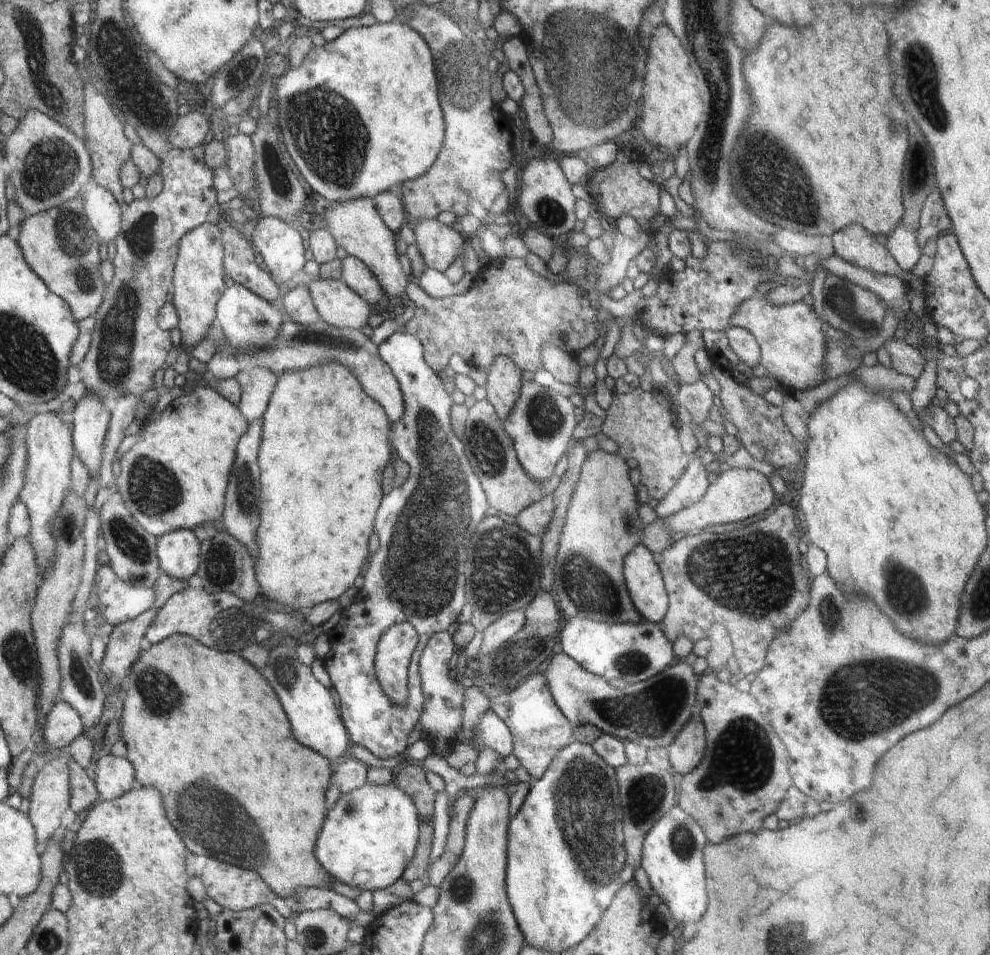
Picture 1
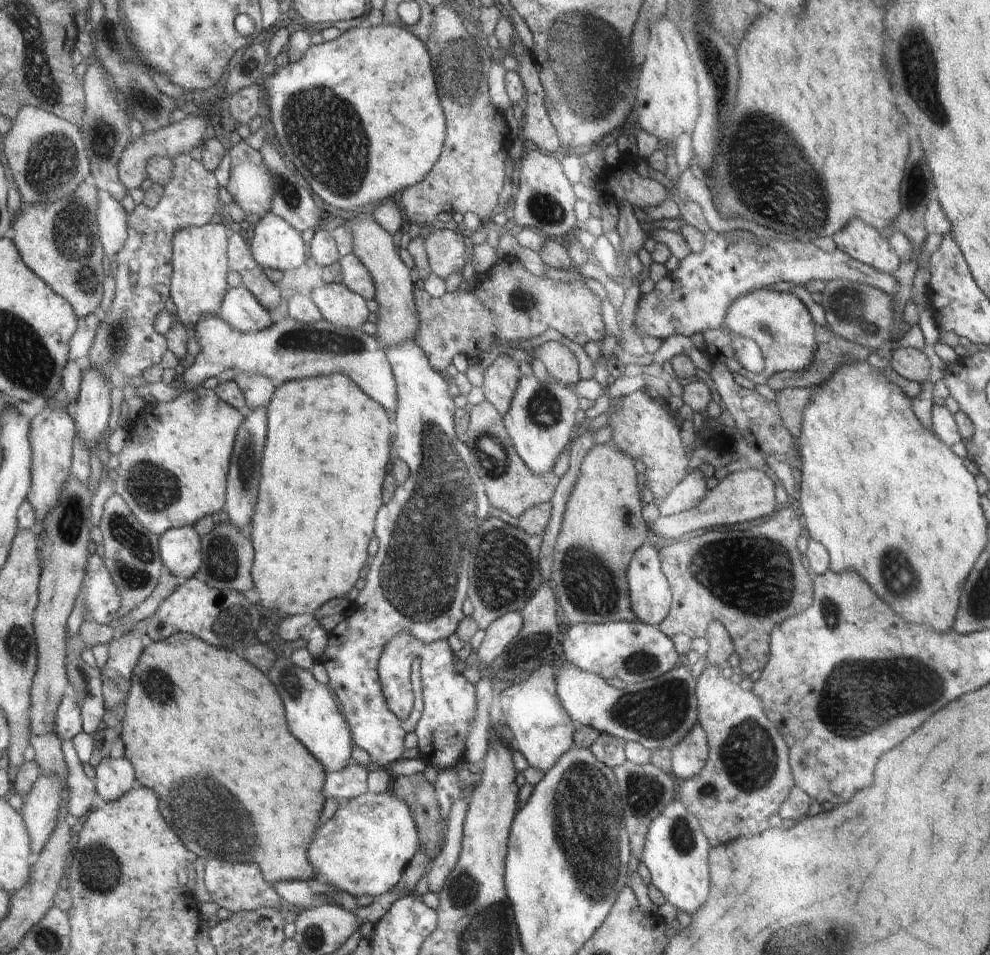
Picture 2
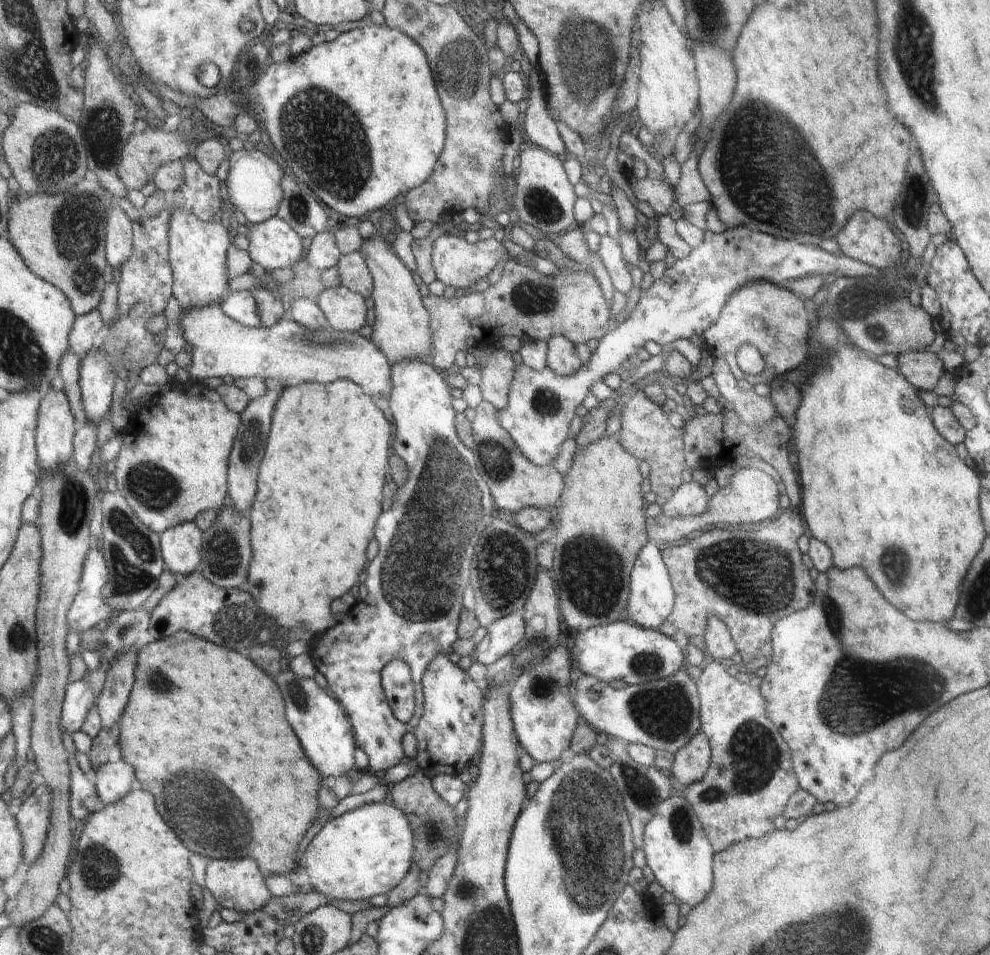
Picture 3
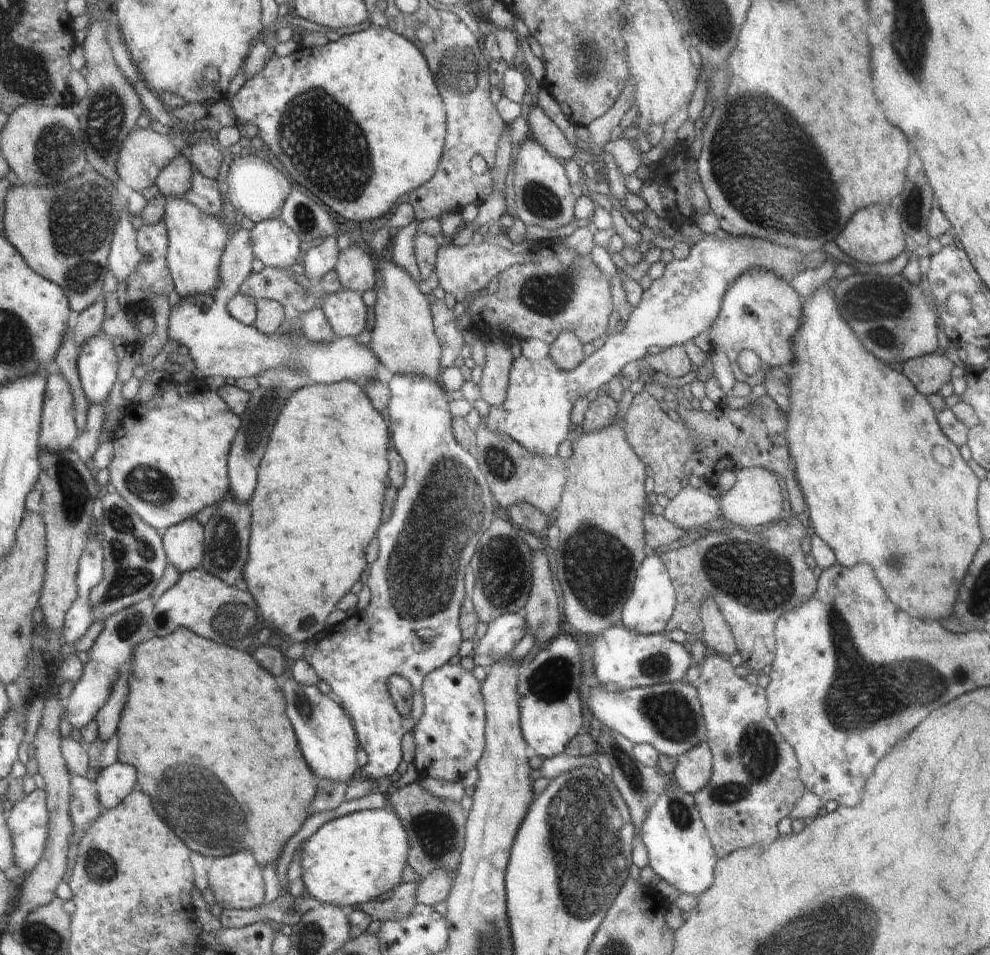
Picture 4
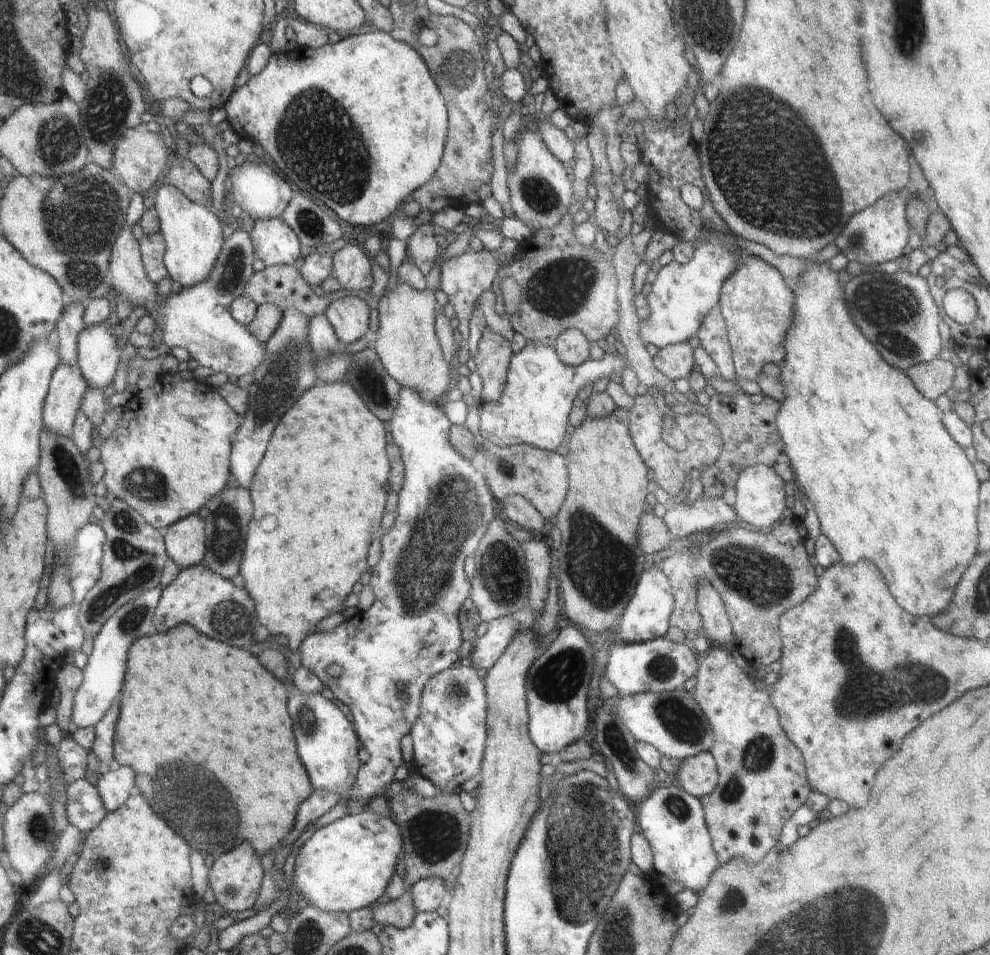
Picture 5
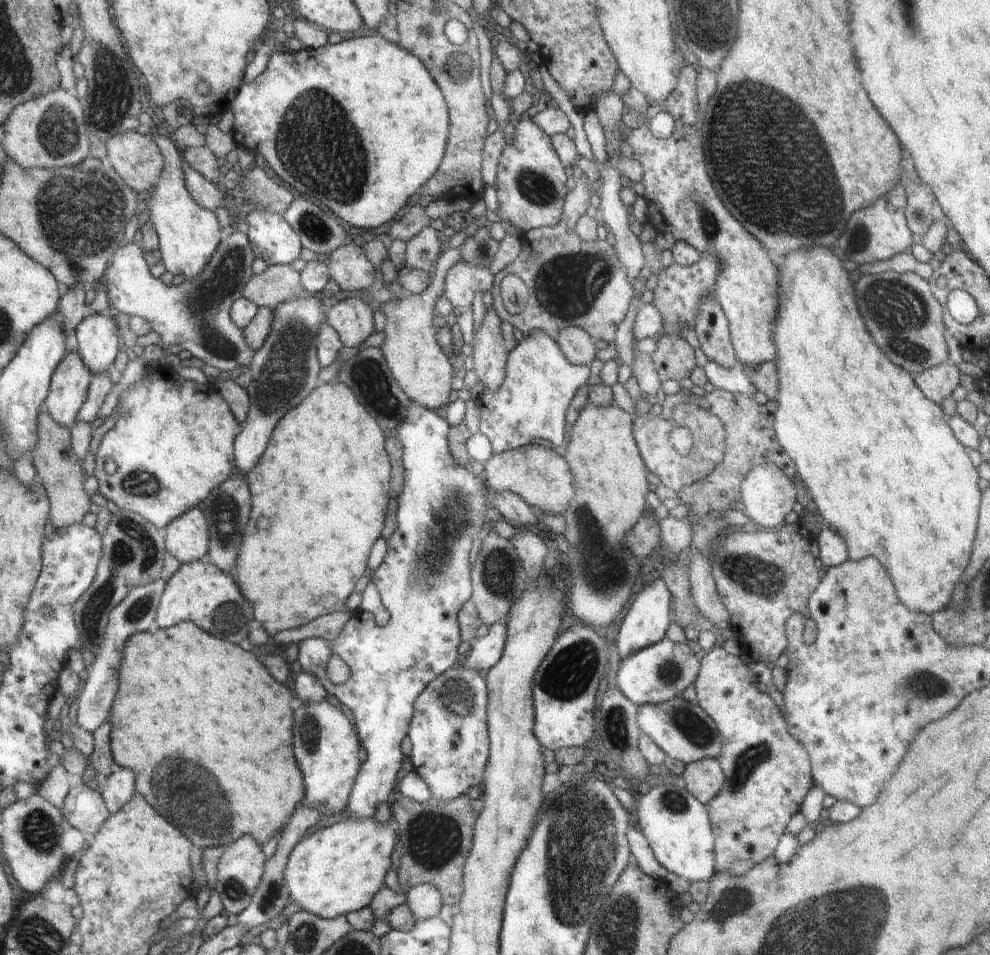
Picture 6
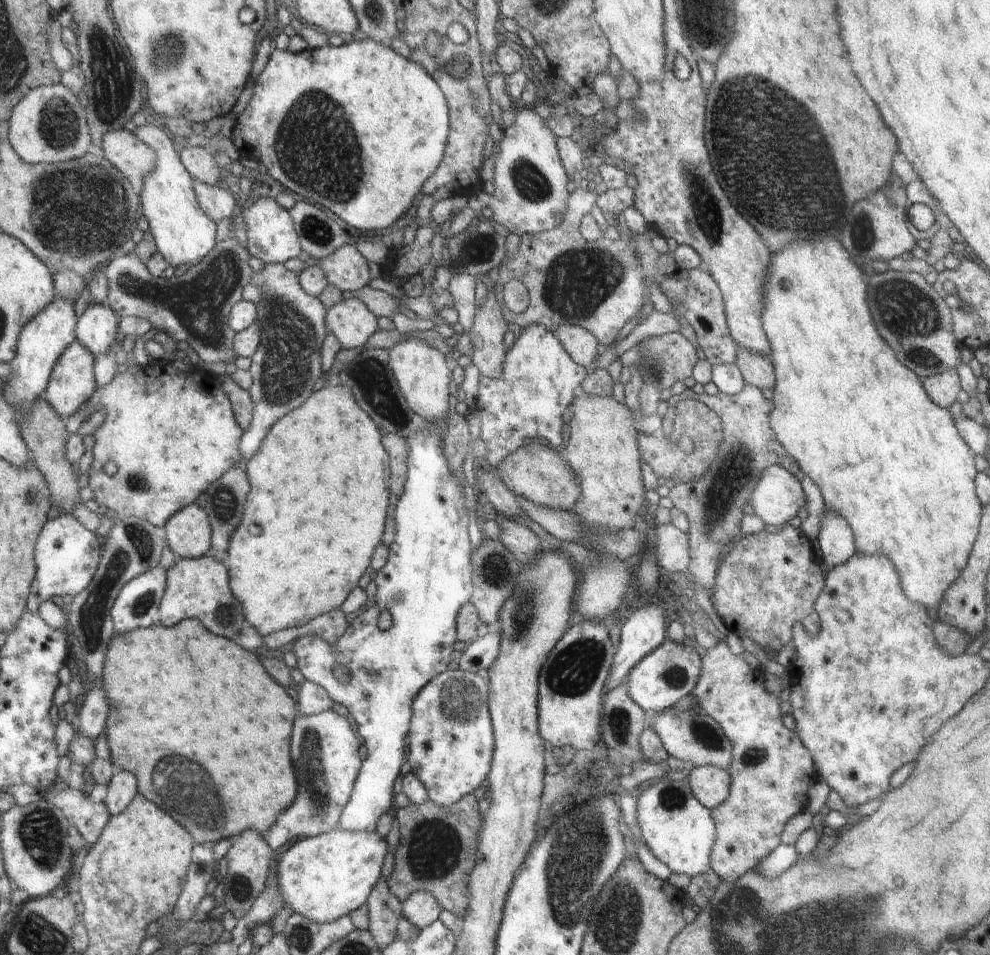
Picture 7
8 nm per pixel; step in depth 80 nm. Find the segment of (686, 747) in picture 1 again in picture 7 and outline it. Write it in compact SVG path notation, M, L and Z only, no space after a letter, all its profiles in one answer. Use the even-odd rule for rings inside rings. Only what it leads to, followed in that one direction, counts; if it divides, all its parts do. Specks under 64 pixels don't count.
M712 765L693 767L686 780L696 798L710 810L722 805L729 797L731 777L726 769Z

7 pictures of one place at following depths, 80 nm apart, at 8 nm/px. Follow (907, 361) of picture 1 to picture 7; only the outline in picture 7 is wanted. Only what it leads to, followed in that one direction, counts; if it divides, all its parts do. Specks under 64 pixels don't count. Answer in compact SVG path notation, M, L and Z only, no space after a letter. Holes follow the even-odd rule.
M956 370L938 373L922 379L927 394L940 406L952 406L960 394L960 379Z

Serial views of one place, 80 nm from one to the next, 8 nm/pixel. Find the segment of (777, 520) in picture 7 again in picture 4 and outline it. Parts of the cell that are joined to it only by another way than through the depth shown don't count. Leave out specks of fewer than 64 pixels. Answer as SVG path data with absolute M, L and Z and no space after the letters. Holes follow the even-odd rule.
M748 466L738 469L735 474L736 480L732 489L718 497L725 524L760 526L760 524L768 524L776 520L778 514L782 512L784 502L782 502L782 490L774 472L764 467Z

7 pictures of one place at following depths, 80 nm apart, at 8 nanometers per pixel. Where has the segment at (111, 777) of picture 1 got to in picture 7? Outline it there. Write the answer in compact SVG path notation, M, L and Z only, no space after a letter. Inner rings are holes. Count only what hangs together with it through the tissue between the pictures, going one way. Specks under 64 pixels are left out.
M117 769L107 786L106 793L101 796L109 814L116 816L126 810L138 794L138 779L128 771Z

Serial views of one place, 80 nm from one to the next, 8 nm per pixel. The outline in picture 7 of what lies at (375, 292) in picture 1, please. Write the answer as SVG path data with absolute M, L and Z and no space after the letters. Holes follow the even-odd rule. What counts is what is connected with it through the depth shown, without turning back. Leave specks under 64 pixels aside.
M344 244L329 257L314 261L313 263L321 266L322 270L324 270L327 275L329 284L339 288L345 296L362 289L376 273L373 266L367 262L354 245Z

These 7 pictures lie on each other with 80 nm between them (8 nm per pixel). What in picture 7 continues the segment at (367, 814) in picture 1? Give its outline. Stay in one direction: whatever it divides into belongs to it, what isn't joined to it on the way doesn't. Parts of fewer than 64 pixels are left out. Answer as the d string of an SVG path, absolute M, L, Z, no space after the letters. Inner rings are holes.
M340 828L287 846L280 852L276 871L276 880L281 890L284 907L320 924L336 921L351 913L366 904L372 887L379 879L384 852L386 852L386 839L380 840L376 831L359 833Z

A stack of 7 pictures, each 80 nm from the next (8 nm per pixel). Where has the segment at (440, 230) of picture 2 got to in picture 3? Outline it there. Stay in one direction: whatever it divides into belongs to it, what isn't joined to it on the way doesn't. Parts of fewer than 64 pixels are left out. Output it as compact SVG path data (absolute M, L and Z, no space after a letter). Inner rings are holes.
M444 234L438 237L433 244L433 266L435 268L435 278L443 282L445 286L452 288L463 288L465 291L482 288L488 274L494 269L498 262L510 261L520 262L518 257L513 257L505 250L499 237L474 241L468 244L464 236Z

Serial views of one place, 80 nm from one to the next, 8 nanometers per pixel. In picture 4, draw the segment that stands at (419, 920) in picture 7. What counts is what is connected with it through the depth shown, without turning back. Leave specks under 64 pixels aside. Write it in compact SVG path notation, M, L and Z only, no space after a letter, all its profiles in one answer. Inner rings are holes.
M449 869L433 870L419 883L416 891L417 902L434 908L434 904L446 902L452 885L453 874Z

